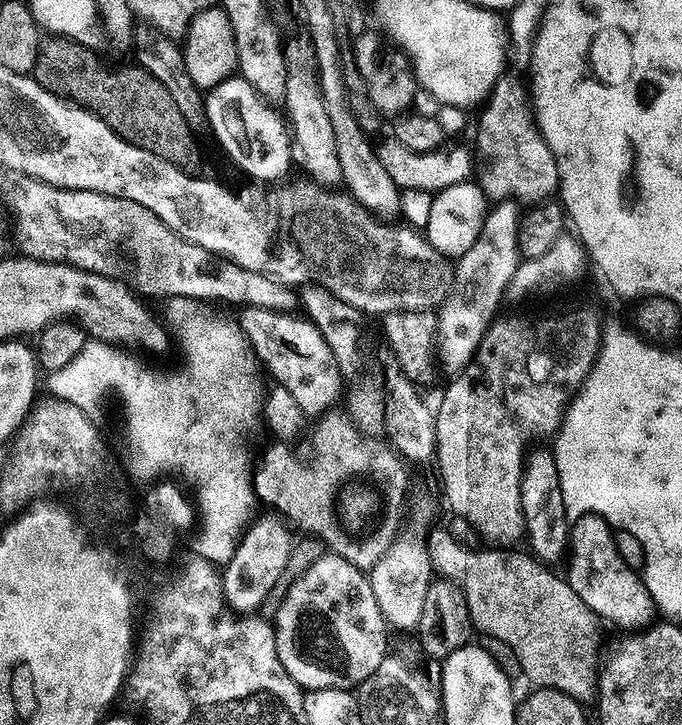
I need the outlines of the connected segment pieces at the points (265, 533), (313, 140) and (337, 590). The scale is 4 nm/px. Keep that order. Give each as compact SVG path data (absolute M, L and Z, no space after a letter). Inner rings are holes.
M260 516L252 520L240 537L232 560L223 569L224 596L237 613L250 614L259 609L270 594L274 582L278 582L282 570L286 570L294 536L288 533L289 525L283 519L280 520L275 520L272 516Z
M293 63L288 69L286 78L286 94L284 95L283 111L288 111L286 115L287 123L290 125L290 143L292 145L292 160L313 180L315 187L320 190L336 190L343 185L342 165L338 163L338 146L334 146L333 128L330 126L330 118L326 115L326 106L320 97L320 86L318 77L311 67L304 64Z
M326 554L290 586L284 595L284 601L275 609L274 627L276 629L276 649L278 658L294 678L301 689L321 692L331 688L359 689L364 681L382 666L385 656L389 655L388 631L389 625L378 606L378 598L374 598L372 581L366 575L365 569L356 568L346 558L335 554Z

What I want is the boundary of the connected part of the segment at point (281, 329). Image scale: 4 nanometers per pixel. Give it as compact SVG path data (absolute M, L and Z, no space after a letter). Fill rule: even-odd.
M244 308L242 327L248 338L248 347L261 365L268 367L275 383L290 392L303 415L319 418L332 408L342 396L340 372L342 366L334 358L326 338L306 318L294 320L290 314L266 311L264 308Z

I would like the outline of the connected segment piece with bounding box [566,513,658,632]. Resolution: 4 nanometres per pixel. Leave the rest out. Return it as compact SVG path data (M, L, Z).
M596 513L580 516L569 529L568 572L566 579L574 594L594 610L596 616L625 632L648 628L657 617L656 604L646 589L643 577L618 554L613 529Z

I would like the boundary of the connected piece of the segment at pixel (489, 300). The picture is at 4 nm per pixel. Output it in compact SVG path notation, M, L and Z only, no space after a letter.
M508 202L491 207L481 224L478 238L470 250L455 261L450 287L436 312L434 337L435 355L440 355L440 364L448 374L462 371L472 361L473 354L493 323L492 314L499 306L500 298L502 300L507 293L510 278L514 278L516 265L522 259L516 249L520 221L515 210Z

